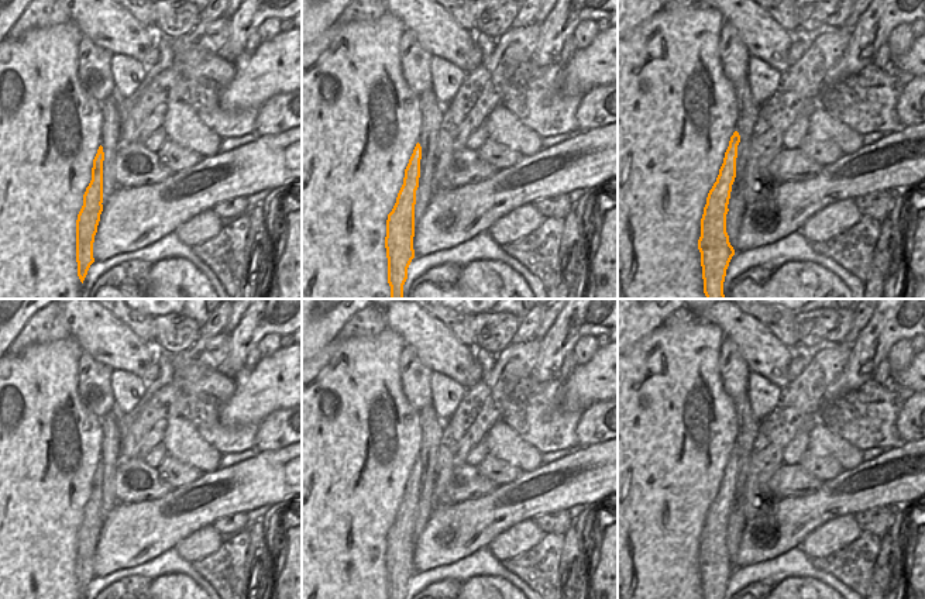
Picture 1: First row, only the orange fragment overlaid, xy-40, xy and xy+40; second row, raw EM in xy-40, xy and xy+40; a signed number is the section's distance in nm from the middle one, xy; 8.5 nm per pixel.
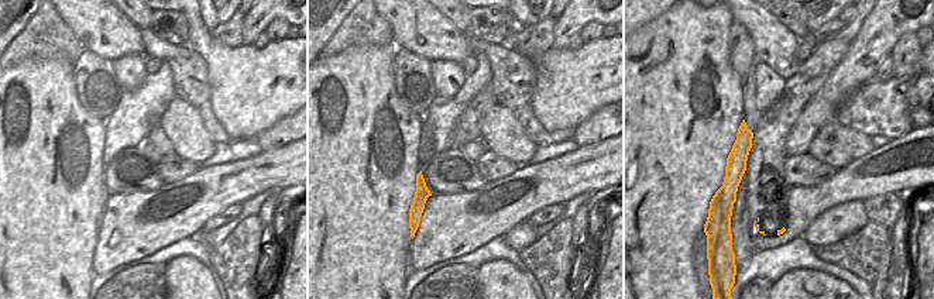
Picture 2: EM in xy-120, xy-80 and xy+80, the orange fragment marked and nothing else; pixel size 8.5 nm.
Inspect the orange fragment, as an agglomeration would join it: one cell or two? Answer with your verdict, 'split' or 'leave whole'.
split

